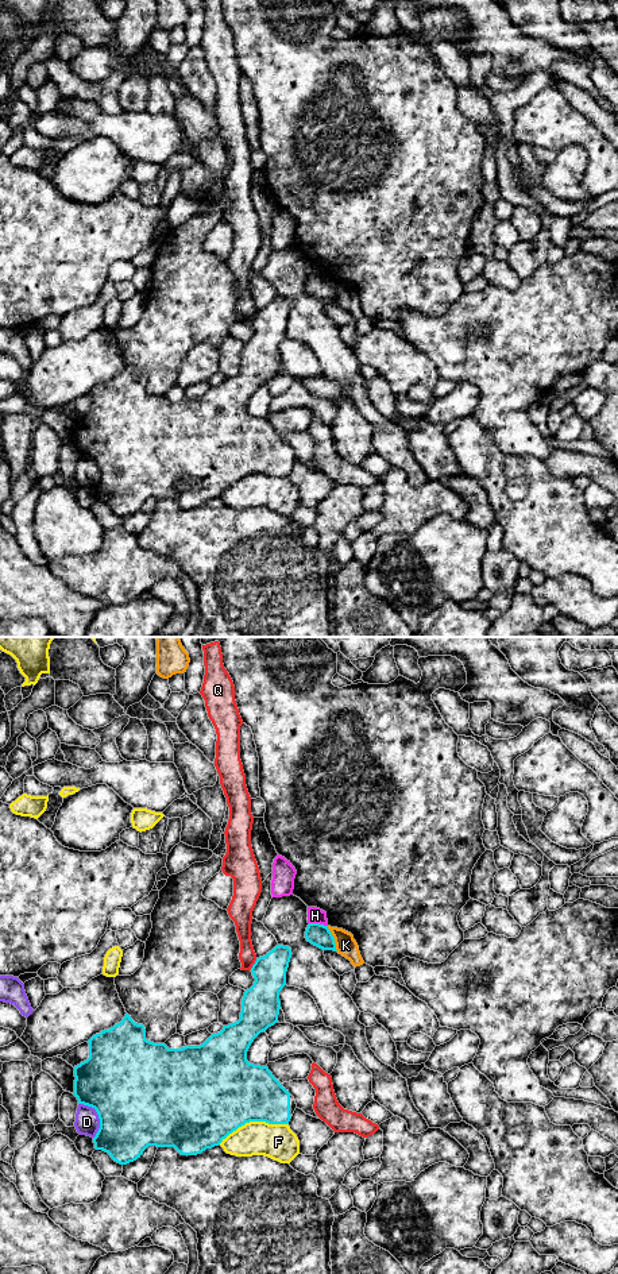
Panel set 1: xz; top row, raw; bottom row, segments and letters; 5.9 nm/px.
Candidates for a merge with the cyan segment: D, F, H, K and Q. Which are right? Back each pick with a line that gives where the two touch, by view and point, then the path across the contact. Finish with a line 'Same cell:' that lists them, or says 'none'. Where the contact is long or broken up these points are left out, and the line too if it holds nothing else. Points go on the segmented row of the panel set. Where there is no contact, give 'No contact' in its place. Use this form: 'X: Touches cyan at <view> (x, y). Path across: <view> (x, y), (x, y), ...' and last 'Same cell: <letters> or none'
Same cell: none

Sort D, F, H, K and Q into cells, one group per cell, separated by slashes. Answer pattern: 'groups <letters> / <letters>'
groups D / F / H / K / Q

